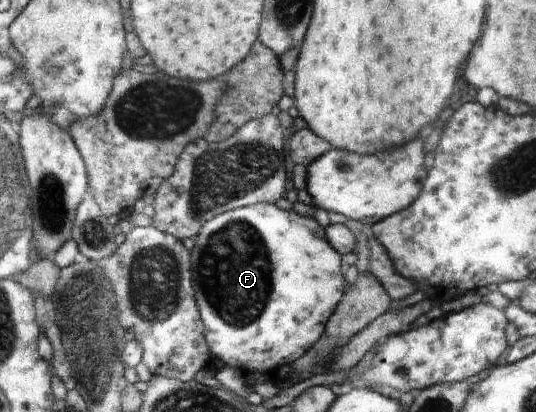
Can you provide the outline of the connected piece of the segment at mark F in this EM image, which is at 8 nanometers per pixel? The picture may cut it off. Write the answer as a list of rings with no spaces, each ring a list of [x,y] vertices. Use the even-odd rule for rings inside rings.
[[[258,203],[246,208],[226,211],[213,216],[197,235],[197,241],[192,251],[192,286],[195,288],[195,299],[199,308],[200,318],[205,328],[205,339],[216,358],[215,368],[232,368],[247,387],[252,388],[262,382],[284,384],[292,374],[292,364],[310,350],[328,326],[329,318],[340,302],[348,283],[345,280],[345,268],[340,261],[337,250],[329,243],[327,232],[313,218],[302,217],[294,211],[280,210],[272,203]]]

